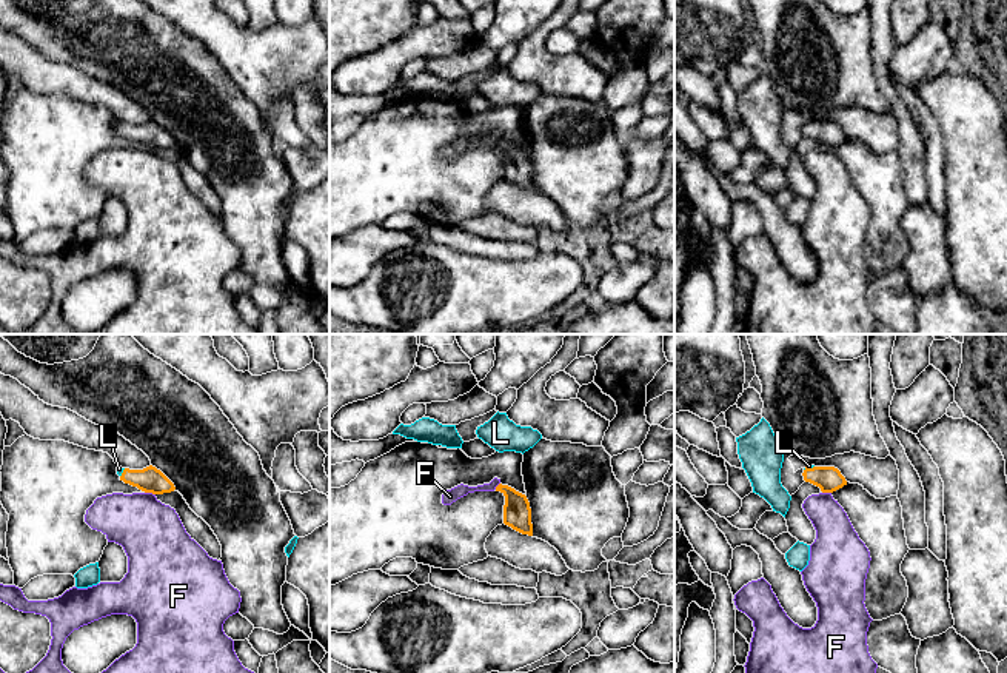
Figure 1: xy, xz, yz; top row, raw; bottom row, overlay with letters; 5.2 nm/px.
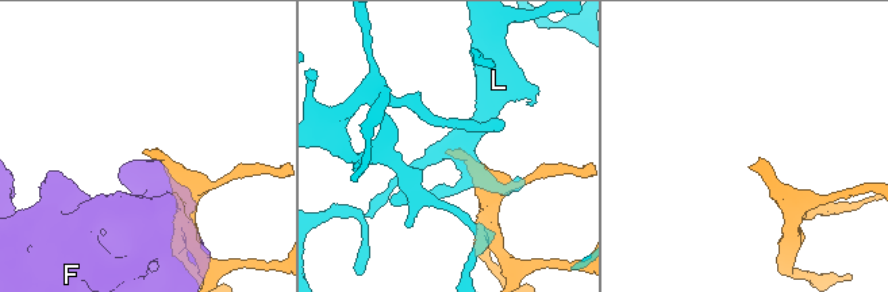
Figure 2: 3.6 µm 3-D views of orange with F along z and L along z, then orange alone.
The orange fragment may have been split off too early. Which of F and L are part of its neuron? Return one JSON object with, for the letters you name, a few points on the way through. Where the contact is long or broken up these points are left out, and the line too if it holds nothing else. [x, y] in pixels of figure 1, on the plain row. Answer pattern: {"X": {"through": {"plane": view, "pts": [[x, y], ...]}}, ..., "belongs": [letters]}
{"L": {"through": {"plane": "xy", "pts": [[150, 134], [122, 128], [119, 123]]}}, "belongs": ["L"]}

